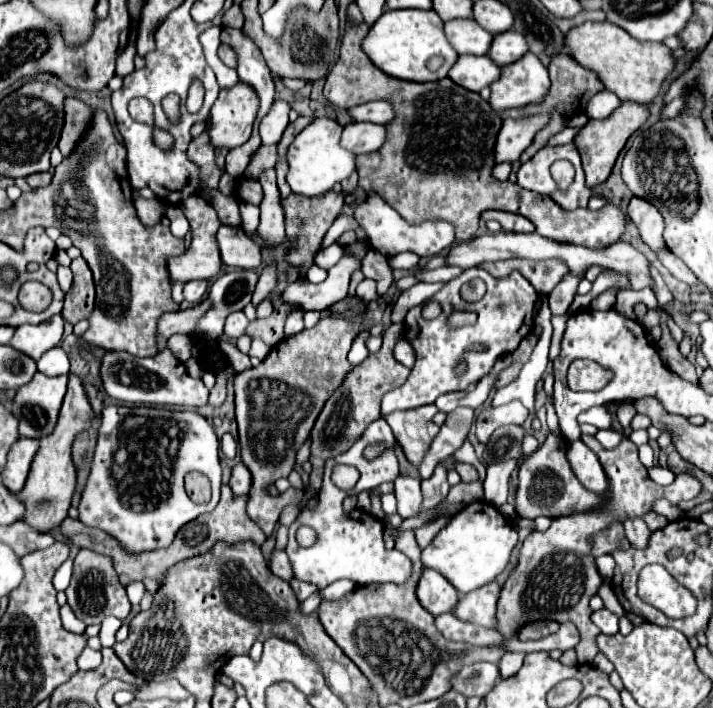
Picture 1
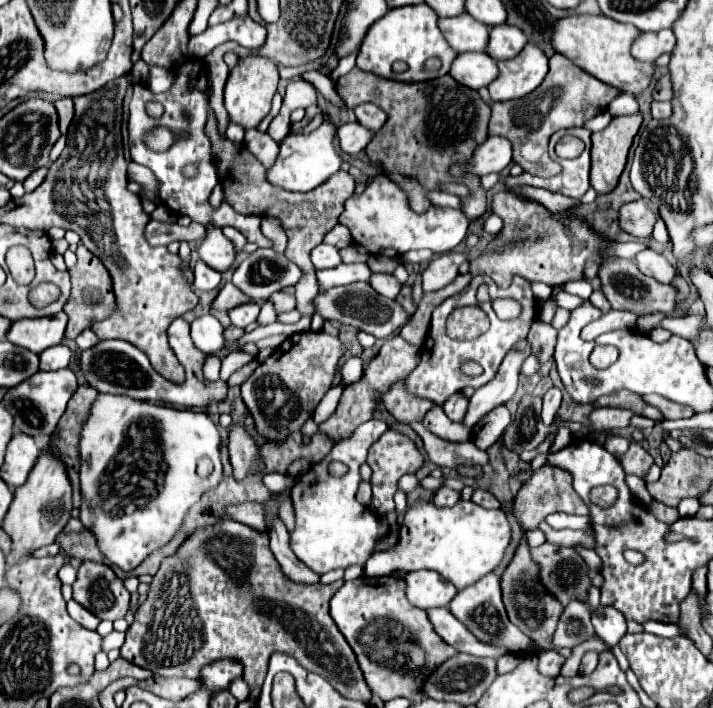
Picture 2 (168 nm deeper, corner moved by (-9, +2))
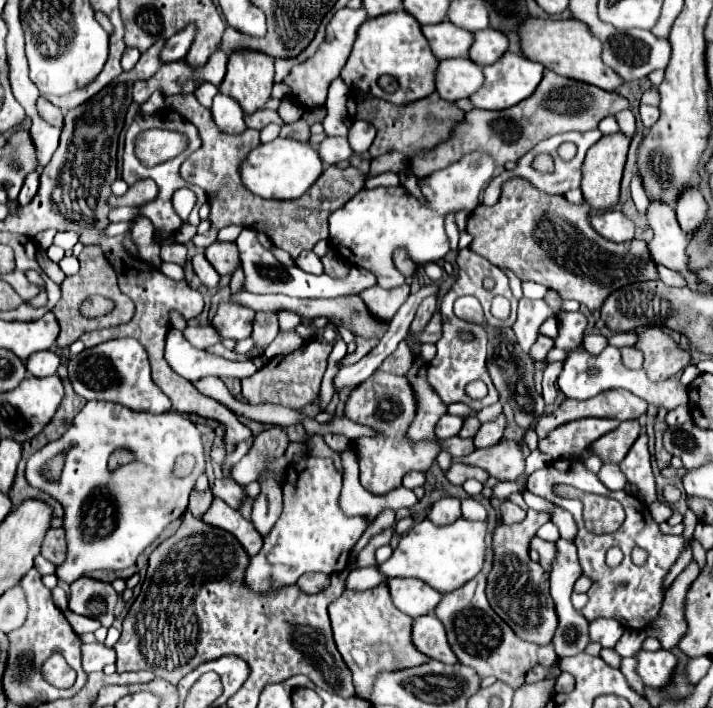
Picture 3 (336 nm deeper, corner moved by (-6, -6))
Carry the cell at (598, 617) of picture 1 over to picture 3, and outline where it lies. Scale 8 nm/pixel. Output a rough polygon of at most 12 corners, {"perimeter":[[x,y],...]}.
{"perimeter":[[597,619],[589,625],[591,641],[615,647],[623,635],[617,619]]}

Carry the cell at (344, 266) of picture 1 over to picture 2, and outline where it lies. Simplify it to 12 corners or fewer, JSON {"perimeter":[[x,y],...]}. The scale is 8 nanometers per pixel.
{"perimeter":[[276,291],[276,313],[292,311],[296,305],[294,293]]}

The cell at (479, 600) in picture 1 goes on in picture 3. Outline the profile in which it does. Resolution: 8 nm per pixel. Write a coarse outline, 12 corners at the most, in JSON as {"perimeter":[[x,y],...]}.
{"perimeter":[[485,575],[435,607],[461,665],[513,689],[551,679],[553,643],[519,639]]}

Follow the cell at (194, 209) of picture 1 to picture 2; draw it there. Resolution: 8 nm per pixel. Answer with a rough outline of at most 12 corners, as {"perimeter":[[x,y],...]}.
{"perimeter":[[206,225],[198,255],[222,273],[234,263],[230,239],[220,227]]}

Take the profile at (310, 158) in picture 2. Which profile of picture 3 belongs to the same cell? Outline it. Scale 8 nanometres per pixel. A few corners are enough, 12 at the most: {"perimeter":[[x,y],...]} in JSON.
{"perimeter":[[277,137],[239,169],[265,199],[297,199],[323,173],[309,143]]}

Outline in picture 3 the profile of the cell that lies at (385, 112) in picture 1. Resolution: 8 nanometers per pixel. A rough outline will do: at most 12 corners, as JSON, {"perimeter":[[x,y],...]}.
{"perimeter":[[355,119],[349,129],[349,145],[365,153],[375,139],[375,127]]}

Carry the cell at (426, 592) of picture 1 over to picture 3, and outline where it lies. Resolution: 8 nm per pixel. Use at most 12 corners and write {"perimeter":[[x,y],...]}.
{"perimeter":[[389,577],[395,607],[411,617],[443,599],[421,579]]}

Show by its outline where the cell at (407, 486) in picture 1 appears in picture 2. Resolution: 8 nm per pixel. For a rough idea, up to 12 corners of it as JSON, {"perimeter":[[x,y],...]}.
{"perimeter":[[416,499],[368,577],[432,569],[464,589],[510,545],[502,509]]}

